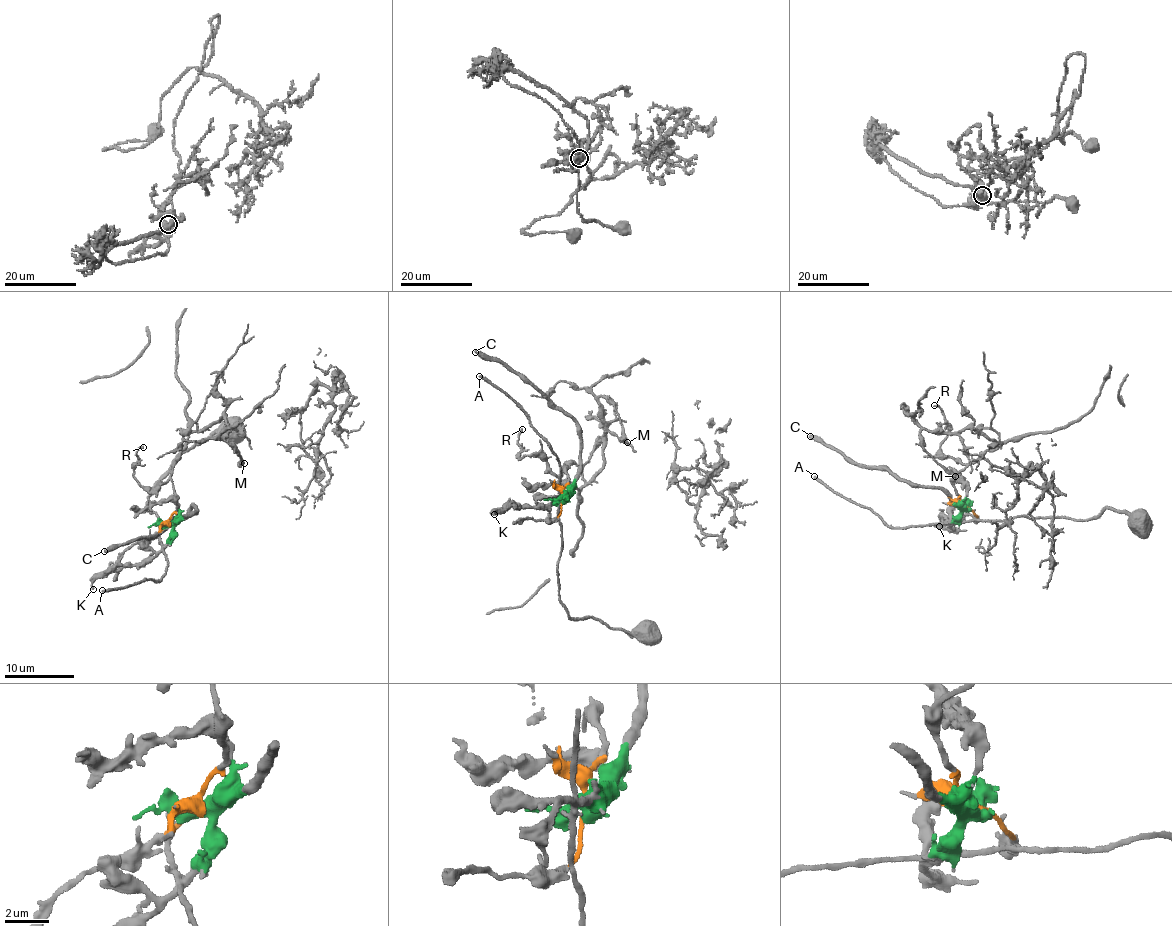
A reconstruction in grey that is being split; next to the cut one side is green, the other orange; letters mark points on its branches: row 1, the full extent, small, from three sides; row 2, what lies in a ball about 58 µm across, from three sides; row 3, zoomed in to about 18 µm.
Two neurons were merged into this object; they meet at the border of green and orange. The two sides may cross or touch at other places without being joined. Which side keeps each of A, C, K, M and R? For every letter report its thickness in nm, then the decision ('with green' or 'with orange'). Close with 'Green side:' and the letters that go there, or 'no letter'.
A: 240 nm thick; with green
C: 440 nm thick; with green
K: 180 nm thick; with green
M: 360 nm thick; with orange
R: 200 nm thick; with orange
Green side: A, C, K

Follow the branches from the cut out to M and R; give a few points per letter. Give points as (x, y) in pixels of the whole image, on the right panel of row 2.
M: (966, 507), (955, 493), (954, 477), (1001, 443), (972, 429), (943, 434), (922, 430), (921, 446), (955, 476)
R: (966, 507), (955, 493), (954, 477), (965, 463), (942, 453), (948, 424), (943, 411), (934, 405)

